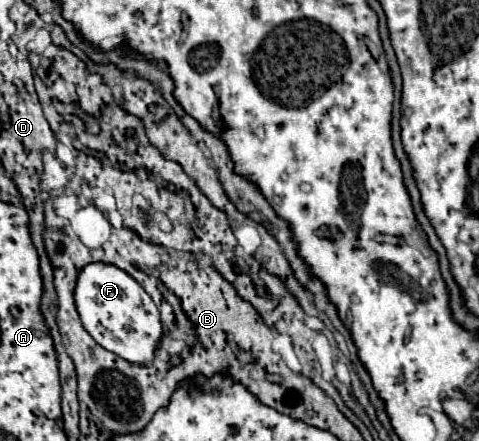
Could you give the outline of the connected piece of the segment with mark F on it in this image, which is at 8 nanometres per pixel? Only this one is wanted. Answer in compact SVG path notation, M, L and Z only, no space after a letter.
M88 263L78 273L78 281L74 287L74 303L84 329L92 335L96 343L100 343L102 347L106 347L108 351L120 355L122 359L130 363L150 363L150 359L154 357L154 347L158 345L158 339L162 337L160 313L154 307L154 301L150 299L150 295L126 271L108 263Z

